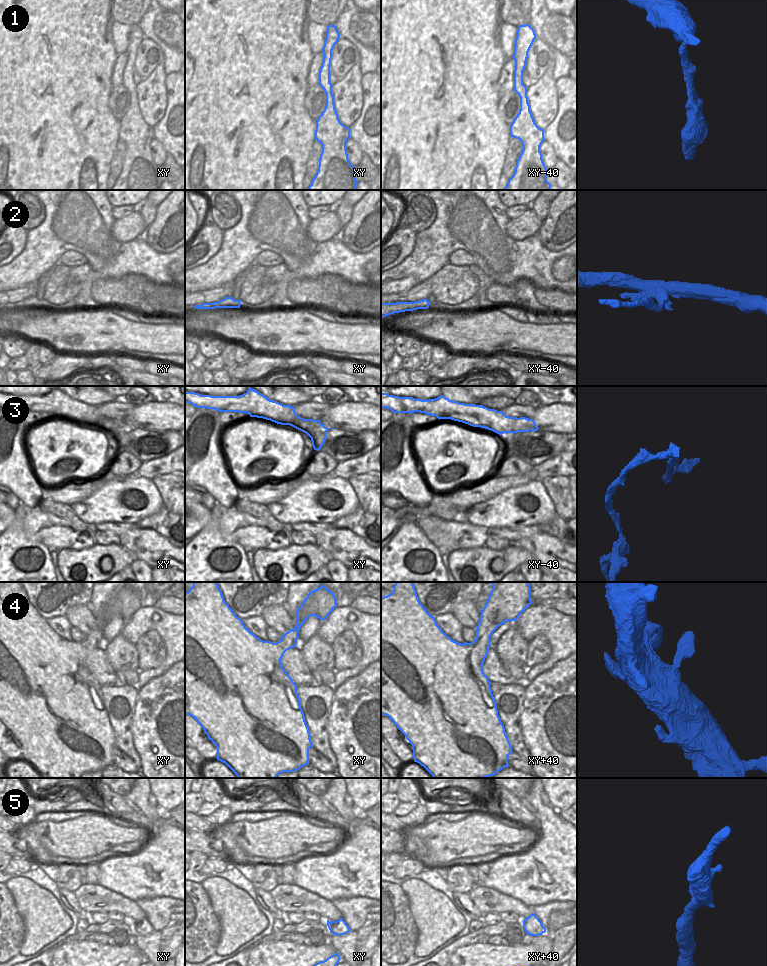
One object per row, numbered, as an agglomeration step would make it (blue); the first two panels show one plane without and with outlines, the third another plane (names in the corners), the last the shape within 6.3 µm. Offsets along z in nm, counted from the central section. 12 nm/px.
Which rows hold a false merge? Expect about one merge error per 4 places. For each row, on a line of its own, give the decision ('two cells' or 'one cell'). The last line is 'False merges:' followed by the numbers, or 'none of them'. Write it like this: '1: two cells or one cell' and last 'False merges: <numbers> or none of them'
1: one cell
2: two cells
3: one cell
4: one cell
5: one cell
False merges: 2

